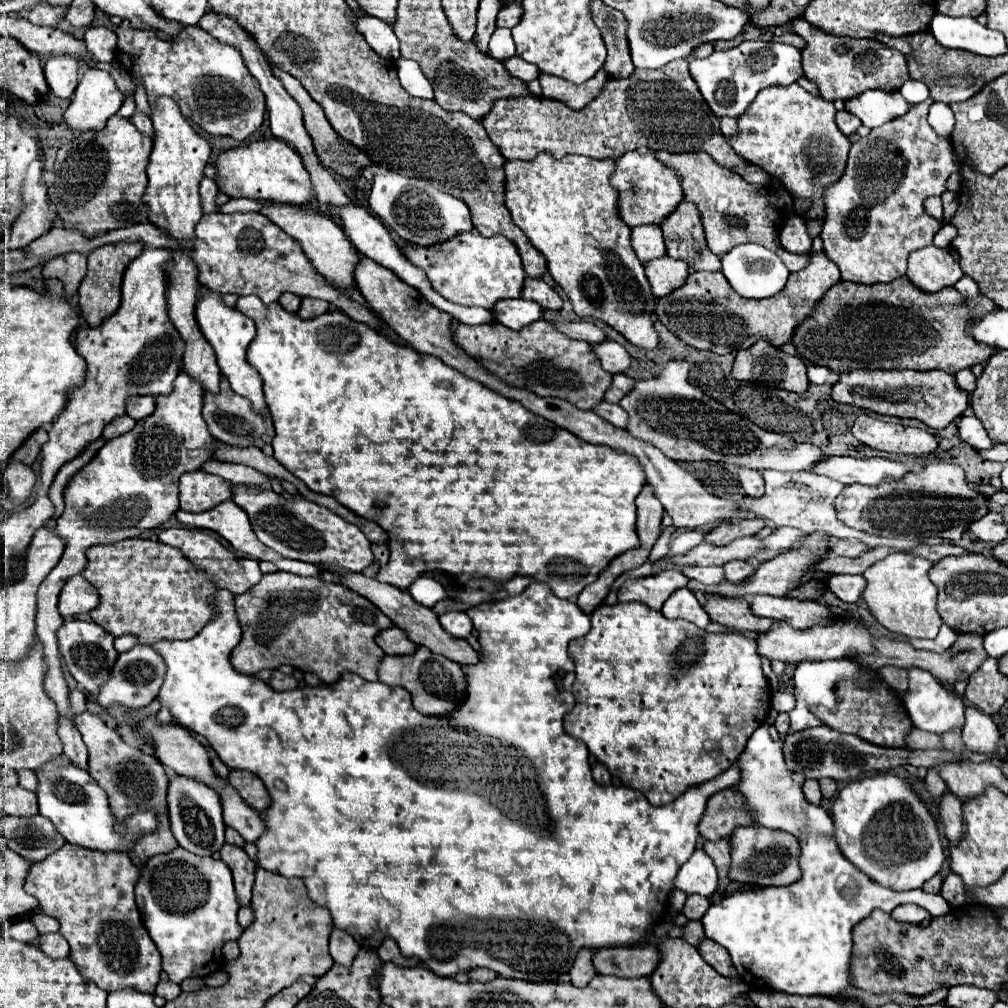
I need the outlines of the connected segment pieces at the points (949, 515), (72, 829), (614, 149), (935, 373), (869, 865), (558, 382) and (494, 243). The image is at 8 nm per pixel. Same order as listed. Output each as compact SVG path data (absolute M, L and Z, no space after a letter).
M938 462L928 464L918 472L906 472L900 480L884 480L878 486L850 484L834 500L838 520L846 526L884 538L946 538L950 542L960 540L962 532L972 520L988 514L988 498L976 492L964 478L964 470L958 464Z
M44 764L42 768L36 770L36 778L38 778L36 798L40 814L50 818L58 832L70 844L78 844L100 852L130 852L132 844L136 842L136 836L152 832L158 826L154 812L138 812L128 818L124 836L114 834L114 816L110 812L106 792L96 784L96 780L92 780L92 776L86 770L80 770L76 766Z
M676 60L656 70L634 70L632 76L624 80L608 80L602 92L582 110L572 110L562 102L540 98L540 96L518 96L518 98L500 98L492 104L490 112L482 118L482 126L486 128L490 140L498 146L498 150L506 156L506 160L532 160L540 152L548 152L554 158L564 158L568 154L582 154L588 158L620 158L628 150L650 148L650 150L666 150L672 154L684 152L708 152L718 164L740 174L744 180L752 184L764 184L770 180L758 166L748 164L744 158L736 156L732 146L726 142L720 132L720 120L710 110L706 100L702 98L696 82L688 72L688 60Z
M852 370L842 372L832 386L832 400L876 412L882 416L916 418L932 430L946 428L968 408L968 392L964 392L952 374L944 370Z
M872 774L850 782L840 790L832 816L844 856L878 884L914 890L942 868L944 850L936 822L910 784L896 774Z
M536 320L522 330L510 330L496 322L482 326L460 324L456 330L456 344L484 364L488 372L508 380L508 384L528 388L538 396L568 400L582 410L592 410L600 404L612 382L612 376L602 370L590 344L564 336L552 322L546 320Z
M468 232L454 236L444 244L434 244L432 248L406 246L402 248L406 258L422 268L430 278L432 286L446 298L464 306L492 308L498 300L518 298L524 284L524 268L516 246L504 236L480 236L478 232Z

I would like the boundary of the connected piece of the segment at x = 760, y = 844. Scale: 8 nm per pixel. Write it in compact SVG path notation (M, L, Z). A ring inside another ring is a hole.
M758 826L736 828L730 836L730 850L732 850L732 864L728 870L728 878L732 878L738 884L788 886L802 876L798 866L800 846L798 840L790 834Z

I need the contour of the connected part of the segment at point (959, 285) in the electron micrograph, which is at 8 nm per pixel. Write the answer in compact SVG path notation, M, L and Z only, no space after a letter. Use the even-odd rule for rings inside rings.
M966 274L956 282L956 290L958 290L964 298L972 298L972 296L978 296L978 294L980 294L976 282L974 282L970 276L966 276Z

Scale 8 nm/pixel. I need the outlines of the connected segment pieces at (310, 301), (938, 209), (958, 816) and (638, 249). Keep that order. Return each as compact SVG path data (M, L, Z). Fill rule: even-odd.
M302 298L302 306L300 306L300 318L312 318L312 316L320 316L324 312L328 312L328 302L324 300L316 300L316 298Z
M940 196L926 198L924 208L926 208L926 212L928 212L930 216L934 216L936 220L942 220L942 200L940 200Z
M946 792L940 802L940 818L944 824L944 834L950 842L960 840L962 836L962 802L958 796Z
M648 224L644 228L634 228L632 230L632 248L640 262L650 262L666 254L664 238L662 238L662 228Z

